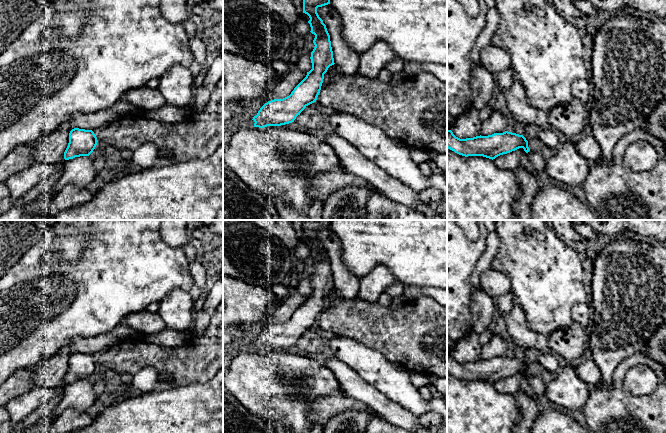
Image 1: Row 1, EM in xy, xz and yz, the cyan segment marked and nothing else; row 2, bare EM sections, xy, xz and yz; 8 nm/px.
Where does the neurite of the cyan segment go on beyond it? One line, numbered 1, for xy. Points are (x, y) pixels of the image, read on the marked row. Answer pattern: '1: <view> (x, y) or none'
1: none

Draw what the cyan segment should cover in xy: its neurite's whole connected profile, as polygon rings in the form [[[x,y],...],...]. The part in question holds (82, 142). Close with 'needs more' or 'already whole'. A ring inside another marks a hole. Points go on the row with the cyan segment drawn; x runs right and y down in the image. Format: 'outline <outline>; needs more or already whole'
outline [[[74,128],[69,133],[69,143],[64,152],[64,159],[89,156],[97,145],[97,137],[92,130]]]; already whole

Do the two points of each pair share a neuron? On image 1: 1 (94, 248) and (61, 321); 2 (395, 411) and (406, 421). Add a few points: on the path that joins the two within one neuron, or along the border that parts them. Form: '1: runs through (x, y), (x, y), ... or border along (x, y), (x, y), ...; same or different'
1: runs through (94, 266), (94, 285), (76, 303); same
2: runs through (398, 414), (403, 418); same

